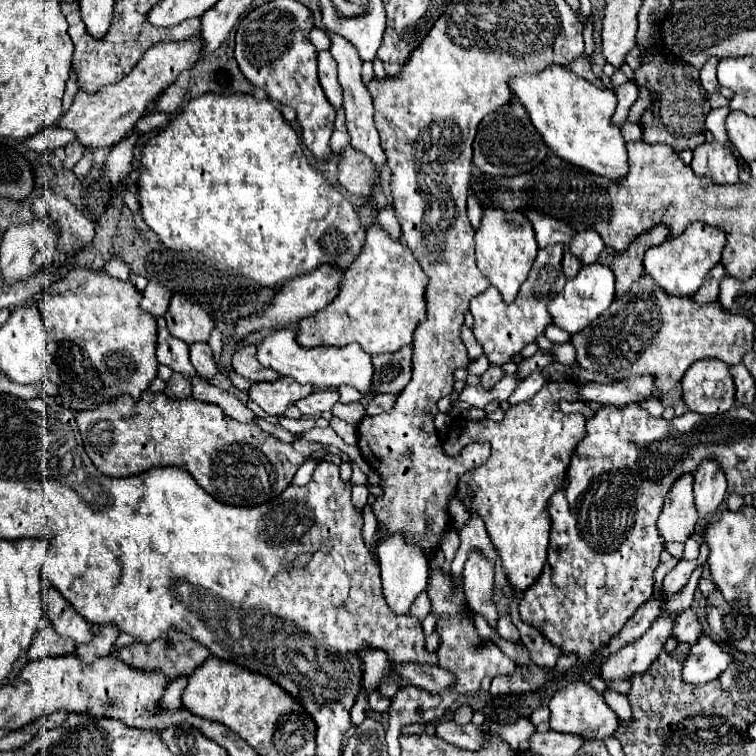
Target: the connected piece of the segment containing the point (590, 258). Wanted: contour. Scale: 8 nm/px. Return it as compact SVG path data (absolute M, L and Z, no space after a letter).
M594 230L578 232L572 238L570 252L582 260L582 264L592 264L598 260L598 254L602 252L602 240Z

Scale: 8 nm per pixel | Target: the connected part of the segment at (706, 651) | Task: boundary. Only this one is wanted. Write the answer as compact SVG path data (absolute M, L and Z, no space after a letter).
M702 636L696 644L692 644L682 676L688 684L706 684L718 680L720 672L724 672L732 660L734 656L728 650L716 644L710 636Z

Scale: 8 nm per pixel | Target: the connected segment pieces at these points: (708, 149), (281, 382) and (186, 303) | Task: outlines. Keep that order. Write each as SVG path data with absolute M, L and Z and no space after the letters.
M704 142L694 148L692 170L698 176L708 176L718 184L738 182L738 162L730 148L720 142Z
M278 378L274 382L256 382L250 388L250 398L266 412L272 416L280 416L288 404L294 404L298 400L302 400L304 396L312 394L314 388L312 386L302 386L296 384L296 380L292 378Z
M175 293L170 300L170 308L166 312L168 330L172 336L184 342L208 342L210 332L214 328L214 320L202 306L194 306L188 297Z

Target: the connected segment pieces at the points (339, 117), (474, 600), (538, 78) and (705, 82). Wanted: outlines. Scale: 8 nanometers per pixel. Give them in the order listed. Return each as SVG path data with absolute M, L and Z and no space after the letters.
M340 108L336 112L336 128L334 128L334 134L332 134L332 152L334 154L342 154L342 150L348 146L350 142L350 136L348 136L348 130L346 130L346 124L344 124L344 110Z
M472 550L464 568L464 592L468 606L482 614L492 628L496 628L498 612L492 602L494 562L488 560L482 550Z
M552 64L540 74L512 78L510 90L526 106L534 128L556 156L608 180L622 180L628 174L626 142L620 126L612 122L612 112L616 110L614 90L596 88L558 64Z
M714 56L714 58L710 58L708 64L704 64L704 68L700 70L700 82L702 82L702 86L704 86L704 90L706 90L708 94L716 94L718 88L720 88L718 78L716 78L716 66L718 66L718 62L720 62L720 60L716 60L716 56Z

